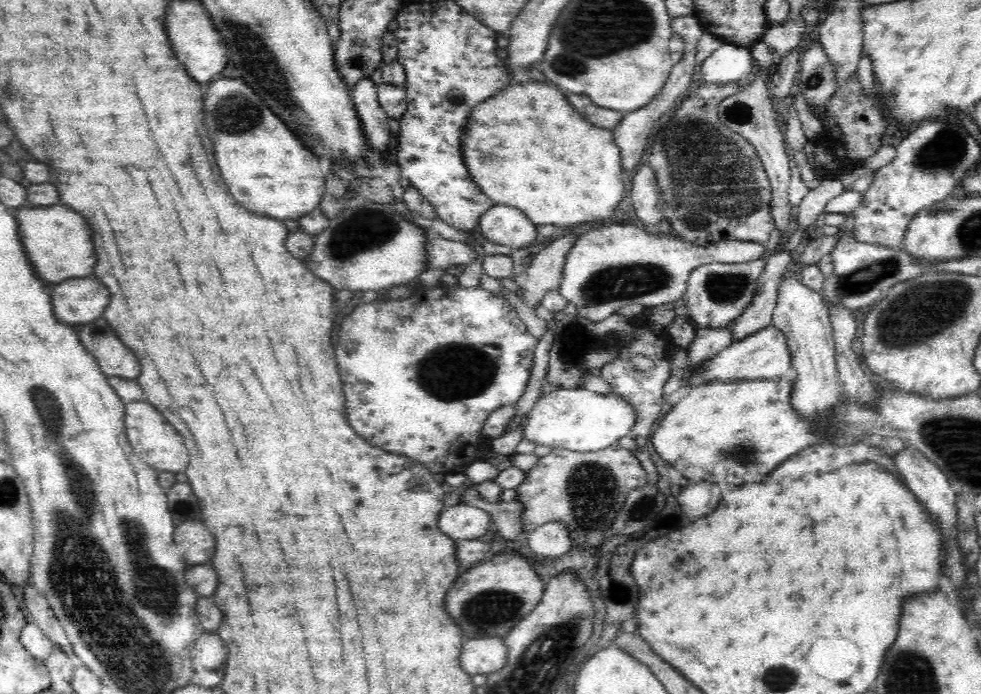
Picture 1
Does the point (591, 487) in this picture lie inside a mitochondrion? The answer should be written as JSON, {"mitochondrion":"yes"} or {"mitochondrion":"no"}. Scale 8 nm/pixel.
{"mitochondrion":"yes"}

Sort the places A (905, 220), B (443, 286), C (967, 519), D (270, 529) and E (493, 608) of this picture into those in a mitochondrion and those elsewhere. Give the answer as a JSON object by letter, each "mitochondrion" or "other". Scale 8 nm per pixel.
{"A":"other","B":"other","C":"other","D":"other","E":"mitochondrion"}

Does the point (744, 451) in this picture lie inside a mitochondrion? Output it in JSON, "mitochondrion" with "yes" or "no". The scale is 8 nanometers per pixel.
{"mitochondrion":"yes"}

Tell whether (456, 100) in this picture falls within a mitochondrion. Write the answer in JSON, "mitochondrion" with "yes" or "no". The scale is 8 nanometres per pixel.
{"mitochondrion":"no"}

